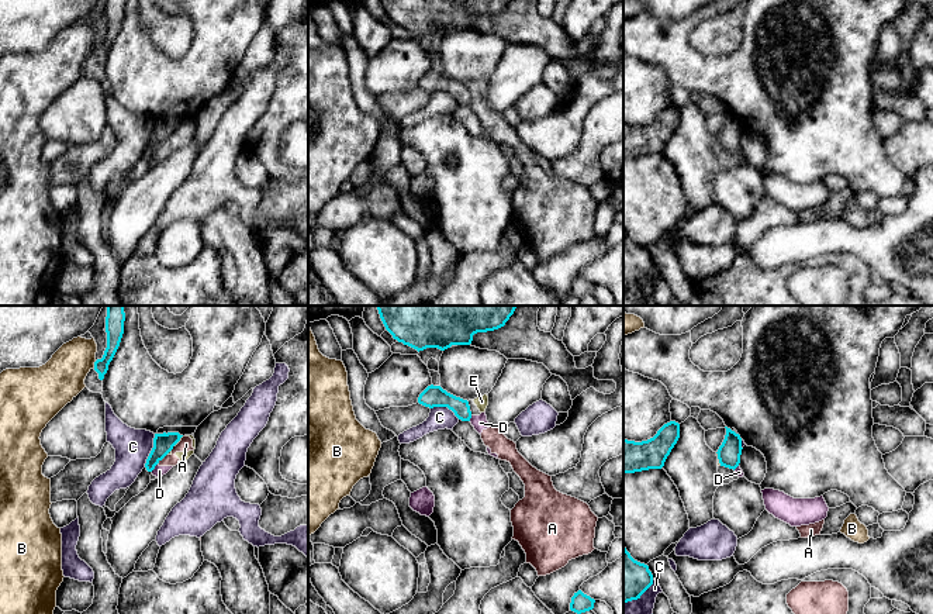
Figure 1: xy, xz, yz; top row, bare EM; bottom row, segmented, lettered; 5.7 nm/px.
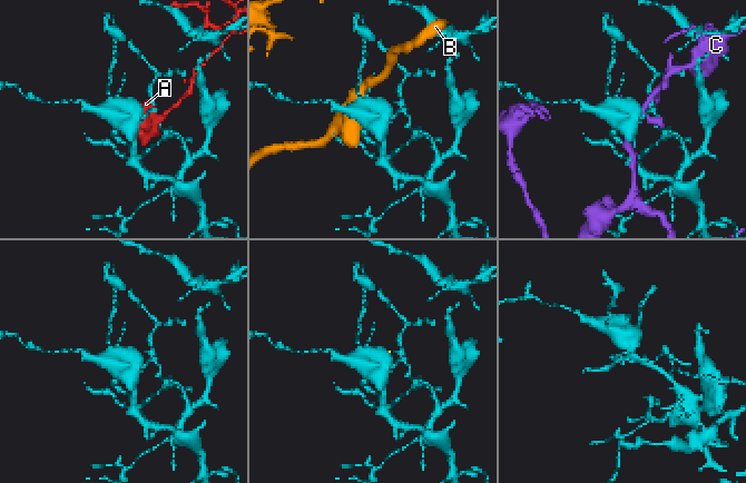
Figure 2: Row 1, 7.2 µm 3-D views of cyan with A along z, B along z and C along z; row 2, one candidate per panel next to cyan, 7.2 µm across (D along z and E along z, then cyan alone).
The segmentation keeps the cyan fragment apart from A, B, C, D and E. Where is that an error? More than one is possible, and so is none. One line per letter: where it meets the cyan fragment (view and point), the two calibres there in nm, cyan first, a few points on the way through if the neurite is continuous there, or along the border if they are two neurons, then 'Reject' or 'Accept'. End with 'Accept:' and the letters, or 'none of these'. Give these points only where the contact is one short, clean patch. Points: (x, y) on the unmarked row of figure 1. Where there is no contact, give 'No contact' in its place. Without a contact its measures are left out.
A: Touches cyan at xy (161, 144). Thickness 110 nm (cyan) against 80 nm. Reject
B: Touches cyan at xy (94, 48). Thickness 110 nm (cyan) against 260 nm. Reject
C: Touches cyan at xy (151, 135). Thickness 110 nm (cyan) against 200 nm. Reject
D: Touches cyan at xy (154, 152). Thickness 110 nm (cyan) against 60 nm. Boundary: xy (156, 148), (151, 155). Reject
E: Touches cyan at xy (178, 126). Thickness 110 nm (cyan) against 20 nm. Boundary: xy (182, 120), (173, 130). Reject
Accept: none of these

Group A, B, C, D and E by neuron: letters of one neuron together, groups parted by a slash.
A D E / B / C

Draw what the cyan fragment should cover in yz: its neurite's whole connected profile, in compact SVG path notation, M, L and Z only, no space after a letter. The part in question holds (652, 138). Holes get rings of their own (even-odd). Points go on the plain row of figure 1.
M670 106L664 108L657 118L642 127L623 124L623 158L635 158L649 154L661 154L671 134L680 123L680 108Z

